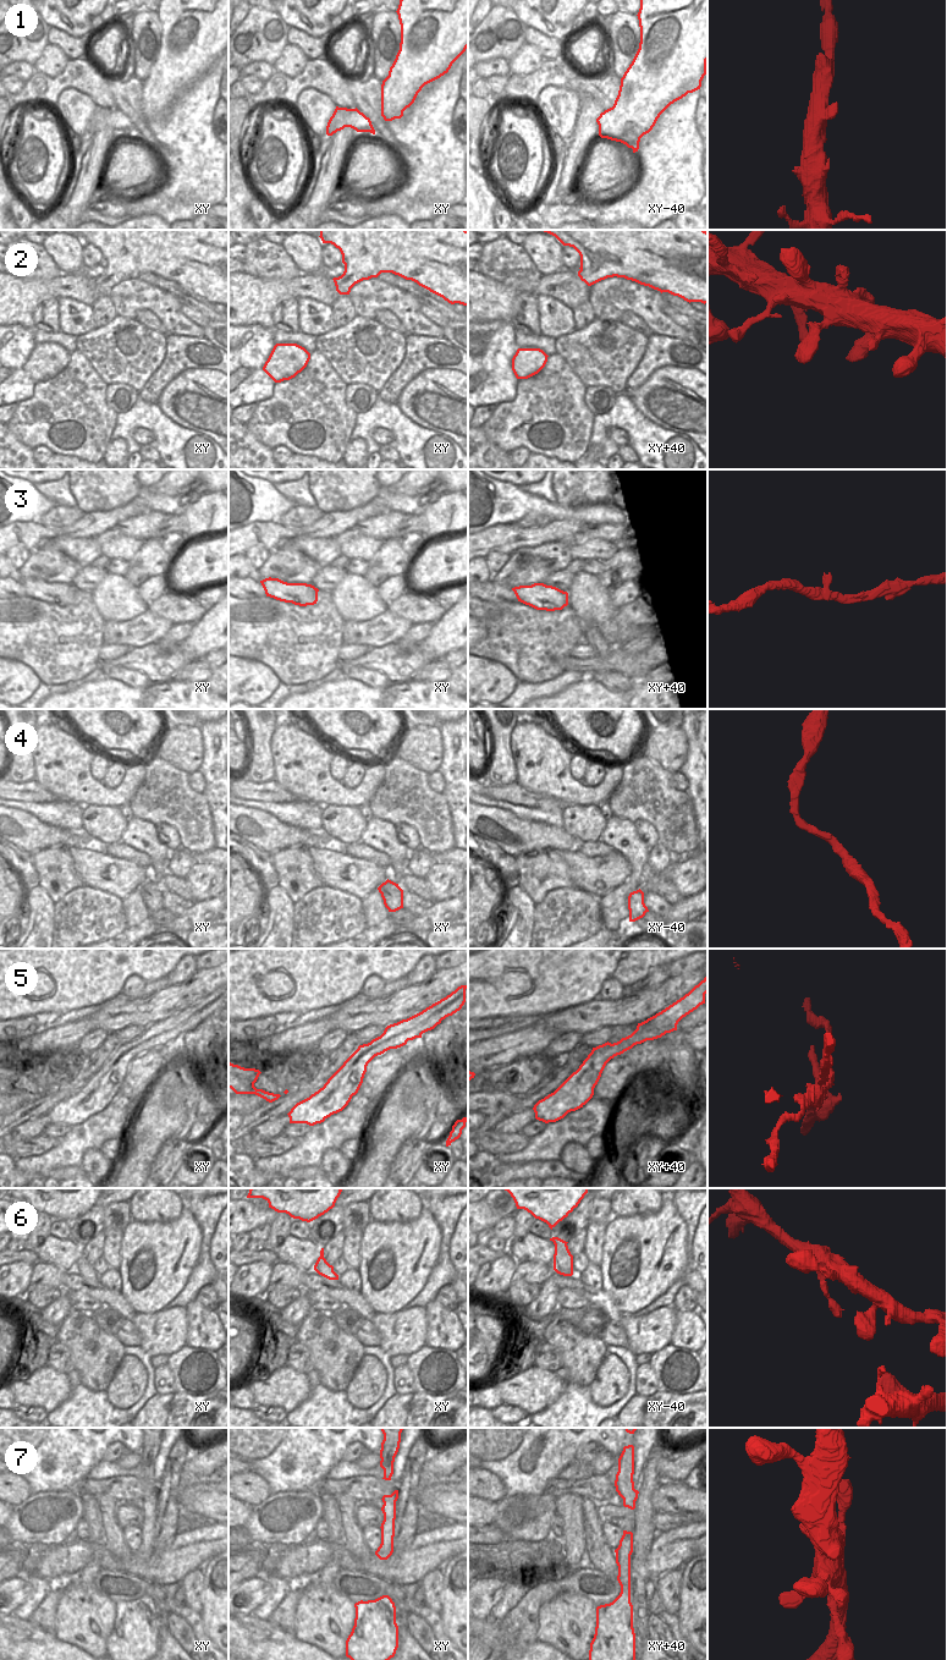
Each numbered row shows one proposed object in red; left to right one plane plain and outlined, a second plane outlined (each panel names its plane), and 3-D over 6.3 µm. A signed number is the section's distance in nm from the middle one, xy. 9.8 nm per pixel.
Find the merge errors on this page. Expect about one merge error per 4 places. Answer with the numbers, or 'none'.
5, 7

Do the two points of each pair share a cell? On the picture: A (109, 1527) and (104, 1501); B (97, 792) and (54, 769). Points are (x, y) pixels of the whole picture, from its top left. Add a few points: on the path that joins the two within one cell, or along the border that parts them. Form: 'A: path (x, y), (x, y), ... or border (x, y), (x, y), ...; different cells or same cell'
A: path (109, 1521), (108, 1507); same cell
B: path (86, 791), (65, 773); same cell

